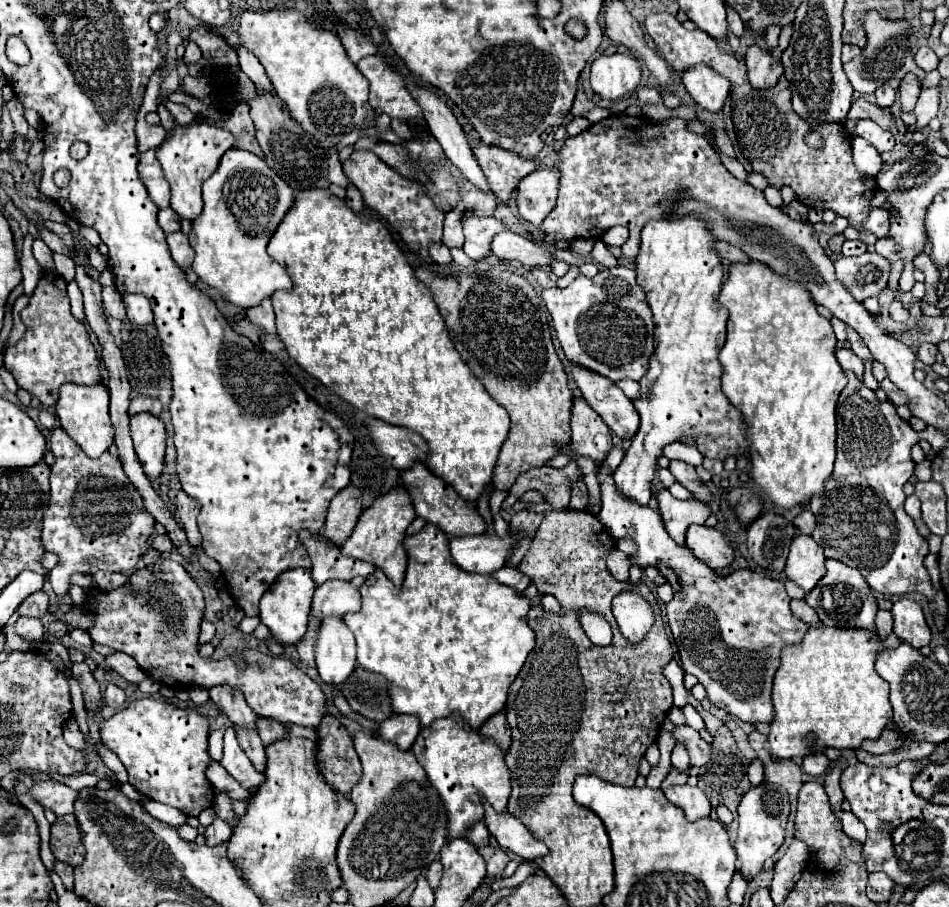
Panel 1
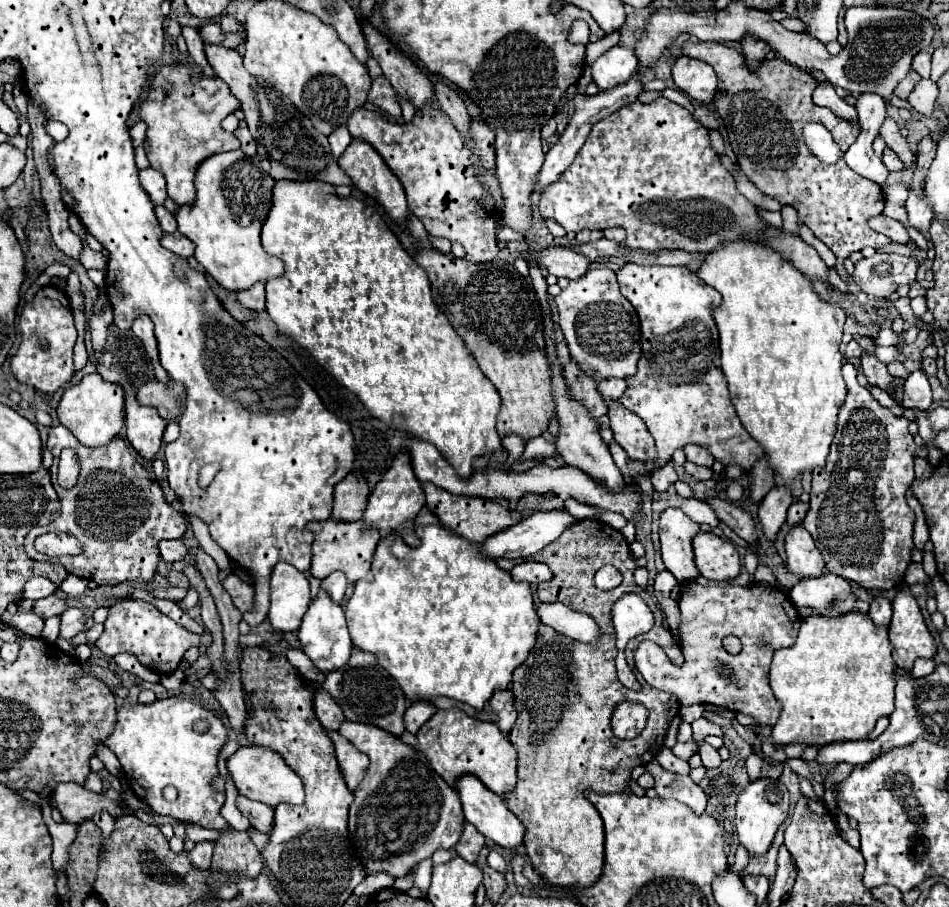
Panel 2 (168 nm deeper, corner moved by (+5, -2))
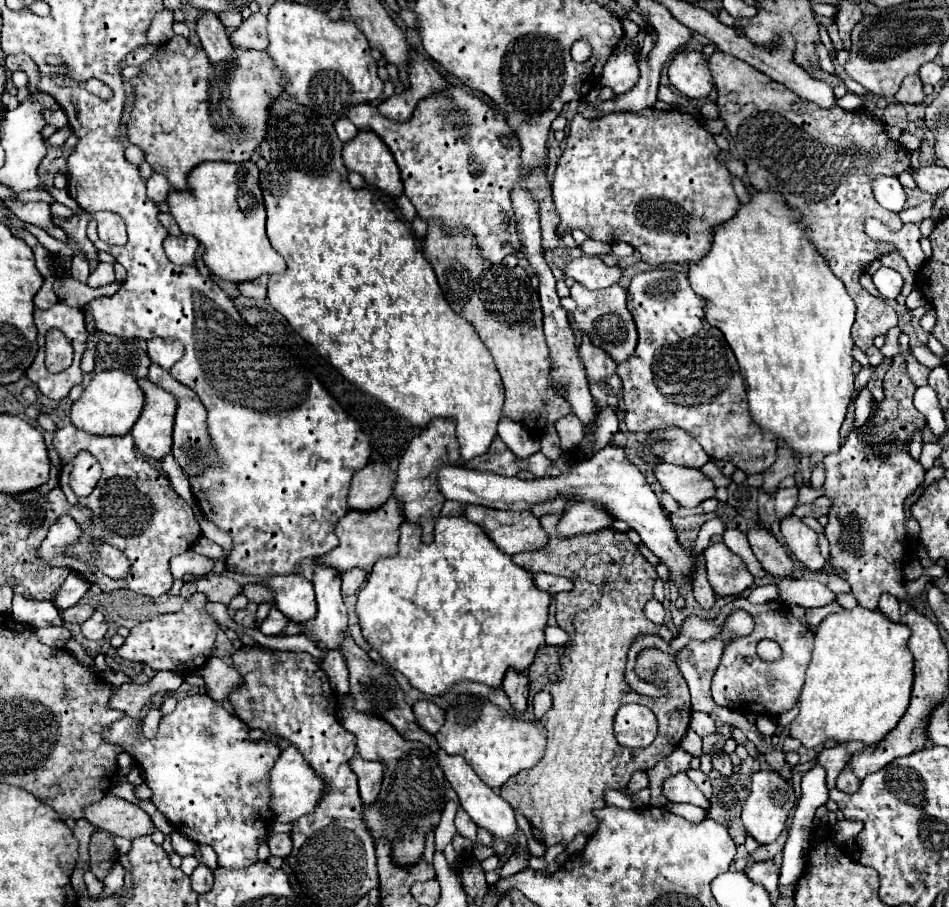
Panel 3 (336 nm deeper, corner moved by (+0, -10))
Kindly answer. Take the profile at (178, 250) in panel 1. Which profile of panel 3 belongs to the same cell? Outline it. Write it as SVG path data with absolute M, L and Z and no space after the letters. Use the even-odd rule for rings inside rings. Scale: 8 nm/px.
M168 236L164 240L166 256L174 264L194 264L194 254L198 248L198 240L194 236Z

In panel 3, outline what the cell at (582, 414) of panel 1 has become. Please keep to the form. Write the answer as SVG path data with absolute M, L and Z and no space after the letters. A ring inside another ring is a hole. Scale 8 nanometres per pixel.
M582 336L580 358L586 366L586 376L598 382L606 380L606 376L616 372L616 362L602 348L596 348L588 336Z

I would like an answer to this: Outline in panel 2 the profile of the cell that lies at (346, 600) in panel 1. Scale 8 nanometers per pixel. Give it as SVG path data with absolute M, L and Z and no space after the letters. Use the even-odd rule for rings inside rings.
M333 572L331 576L321 580L321 590L325 590L331 596L331 600L335 600L335 604L343 602L345 588L347 588L347 578L343 576L343 572Z

